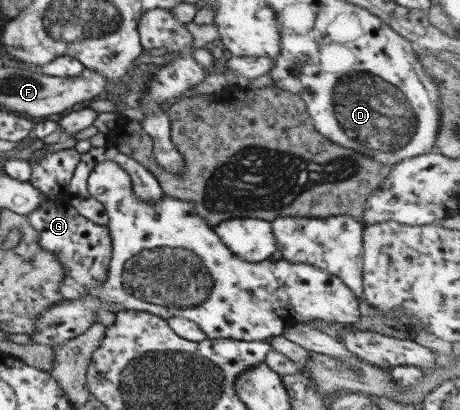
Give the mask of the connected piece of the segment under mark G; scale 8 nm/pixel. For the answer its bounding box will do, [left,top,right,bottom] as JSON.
[28,196,111,288]

